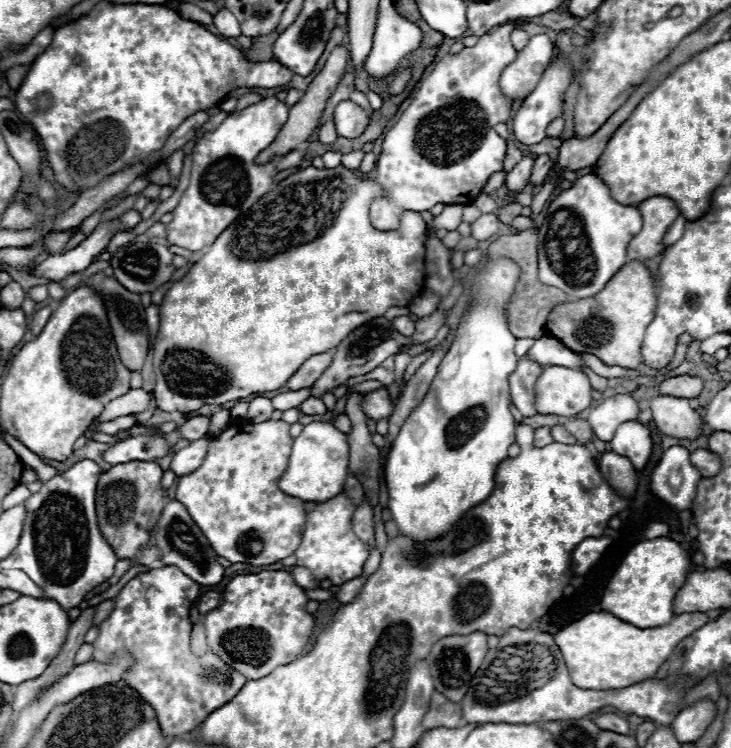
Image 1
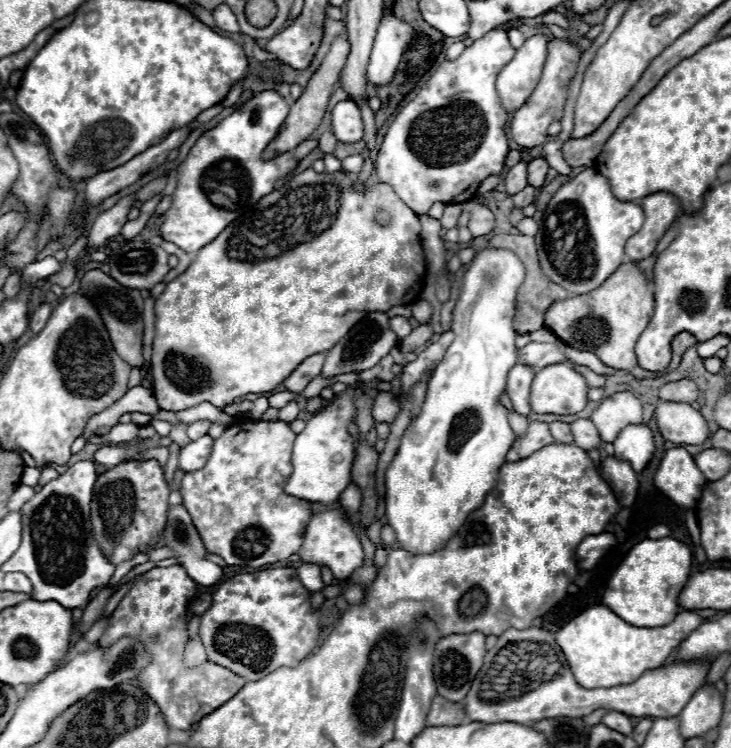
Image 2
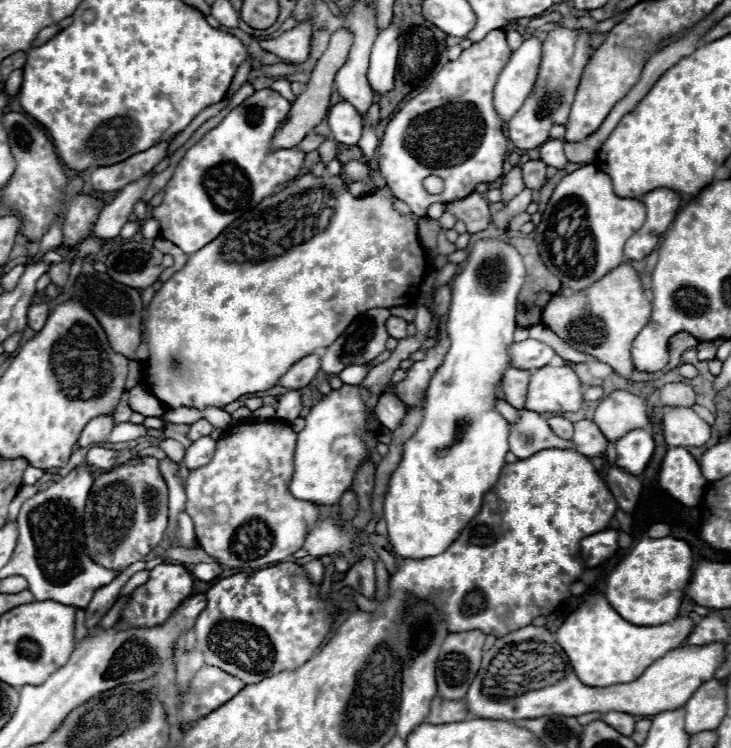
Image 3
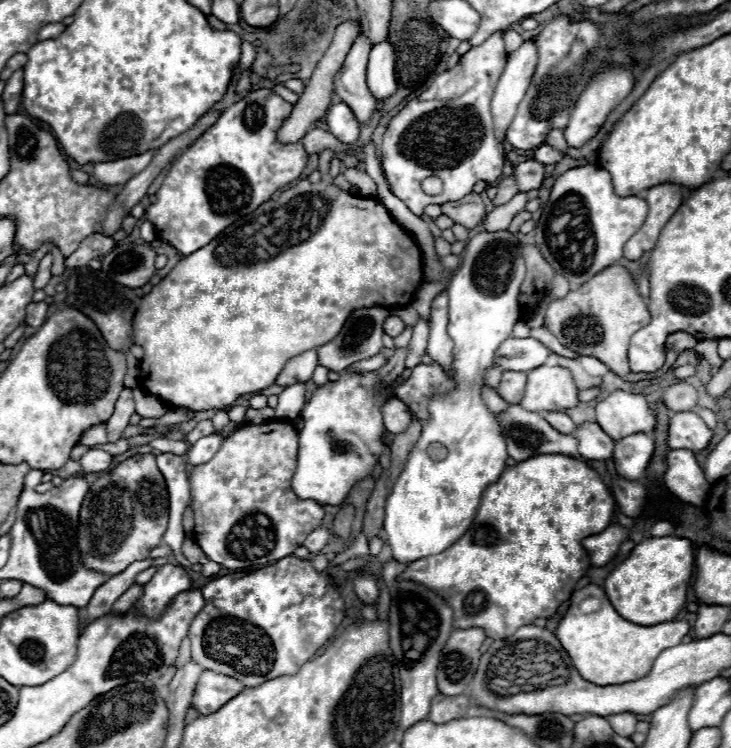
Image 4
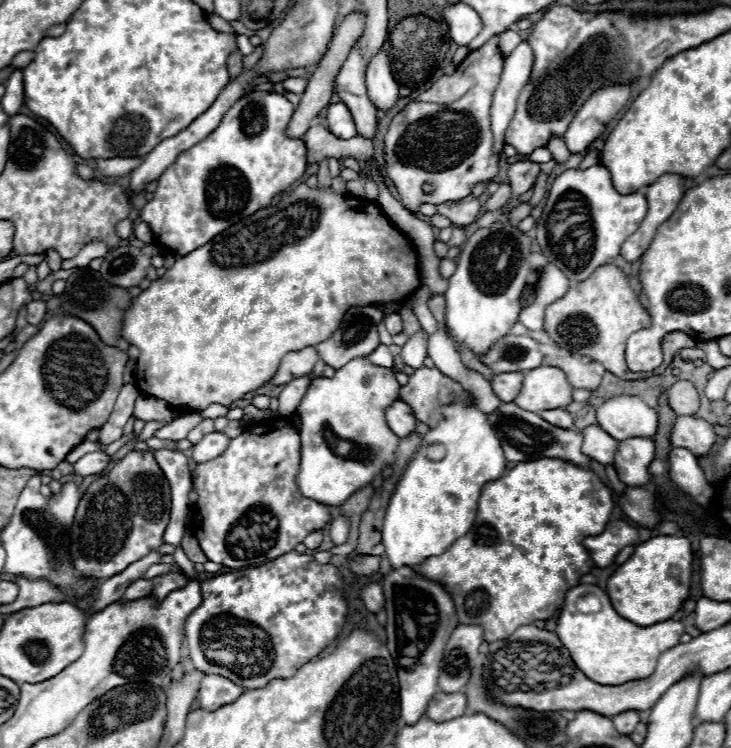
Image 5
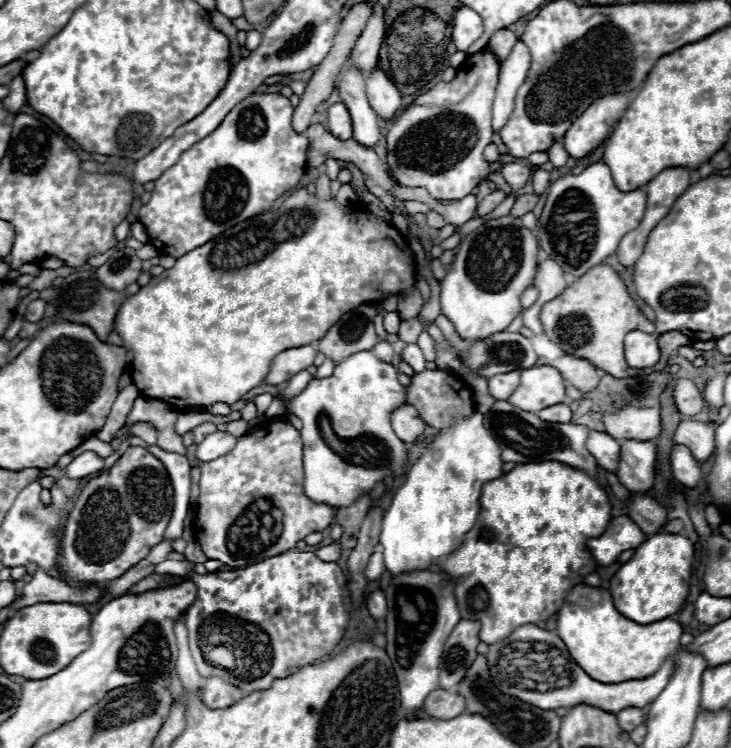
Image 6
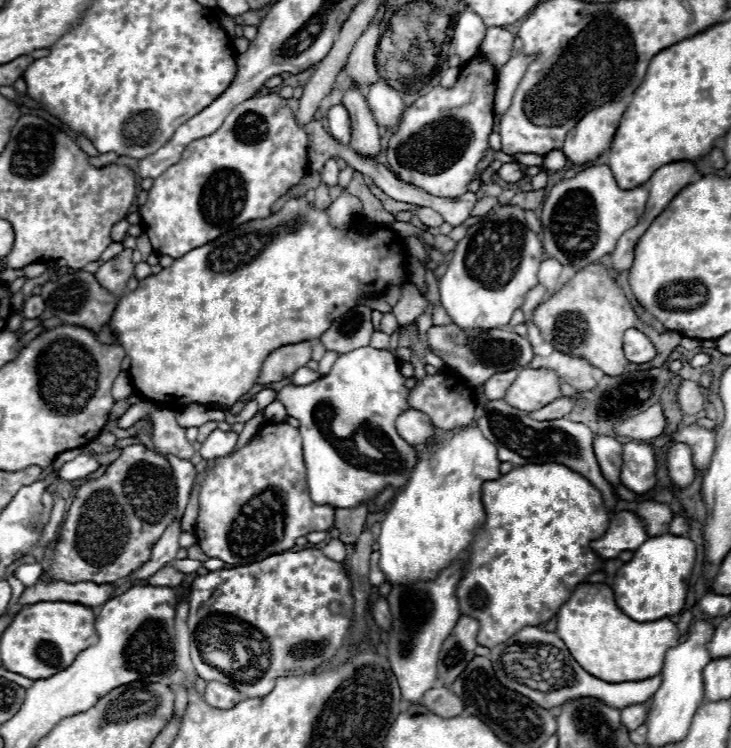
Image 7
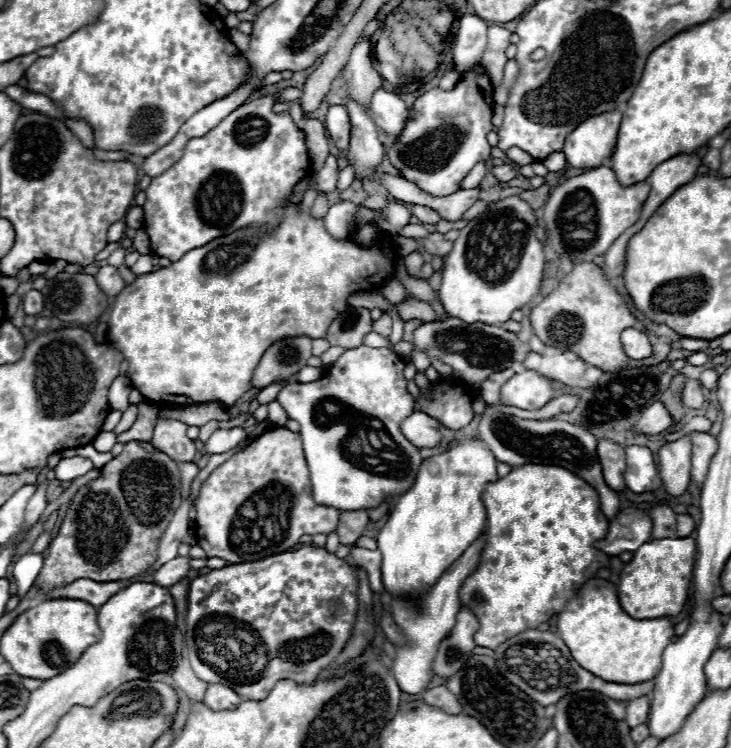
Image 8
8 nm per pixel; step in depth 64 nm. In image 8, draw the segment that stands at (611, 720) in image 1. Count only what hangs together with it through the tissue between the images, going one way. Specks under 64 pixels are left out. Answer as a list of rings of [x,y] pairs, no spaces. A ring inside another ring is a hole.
[[[648,696],[636,698],[636,700],[628,702],[624,720],[628,722],[630,728],[636,728],[636,726],[640,726],[640,724],[644,724],[648,720],[648,712],[650,712],[650,700],[648,700]]]

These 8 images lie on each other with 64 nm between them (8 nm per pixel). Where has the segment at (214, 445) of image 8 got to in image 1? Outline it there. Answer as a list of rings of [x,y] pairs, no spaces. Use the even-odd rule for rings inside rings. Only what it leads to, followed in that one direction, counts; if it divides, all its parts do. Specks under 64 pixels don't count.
[[[204,436],[204,438],[196,440],[196,442],[192,442],[190,446],[182,448],[180,452],[176,452],[176,454],[172,456],[170,470],[172,470],[178,478],[180,478],[180,476],[186,476],[186,474],[190,474],[190,472],[194,472],[194,470],[198,470],[200,464],[202,464],[202,460],[204,460],[204,456],[206,456],[208,444],[210,444],[210,438]]]

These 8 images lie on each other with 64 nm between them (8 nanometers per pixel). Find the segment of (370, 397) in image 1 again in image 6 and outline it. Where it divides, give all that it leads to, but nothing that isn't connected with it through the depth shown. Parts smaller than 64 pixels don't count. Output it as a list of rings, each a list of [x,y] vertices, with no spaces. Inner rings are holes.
[[[402,404],[398,406],[392,416],[390,416],[390,422],[392,422],[392,428],[396,432],[396,436],[404,442],[416,442],[422,432],[424,432],[424,422],[420,420],[420,414],[408,406],[408,404]]]

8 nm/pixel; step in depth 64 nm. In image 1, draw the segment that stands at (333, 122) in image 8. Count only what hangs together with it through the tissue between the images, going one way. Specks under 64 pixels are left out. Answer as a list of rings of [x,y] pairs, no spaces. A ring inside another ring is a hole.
[[[344,100],[334,110],[334,122],[336,122],[338,136],[356,138],[366,130],[368,114],[356,102]]]

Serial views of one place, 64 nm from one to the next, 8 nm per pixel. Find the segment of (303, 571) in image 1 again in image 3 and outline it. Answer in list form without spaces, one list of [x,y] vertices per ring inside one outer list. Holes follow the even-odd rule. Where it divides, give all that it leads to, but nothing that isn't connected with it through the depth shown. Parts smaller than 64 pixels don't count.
[[[312,560],[312,562],[304,564],[304,572],[306,572],[306,576],[308,576],[308,580],[312,584],[316,584],[316,586],[322,584],[322,580],[324,580],[324,566],[322,566],[320,560]]]

